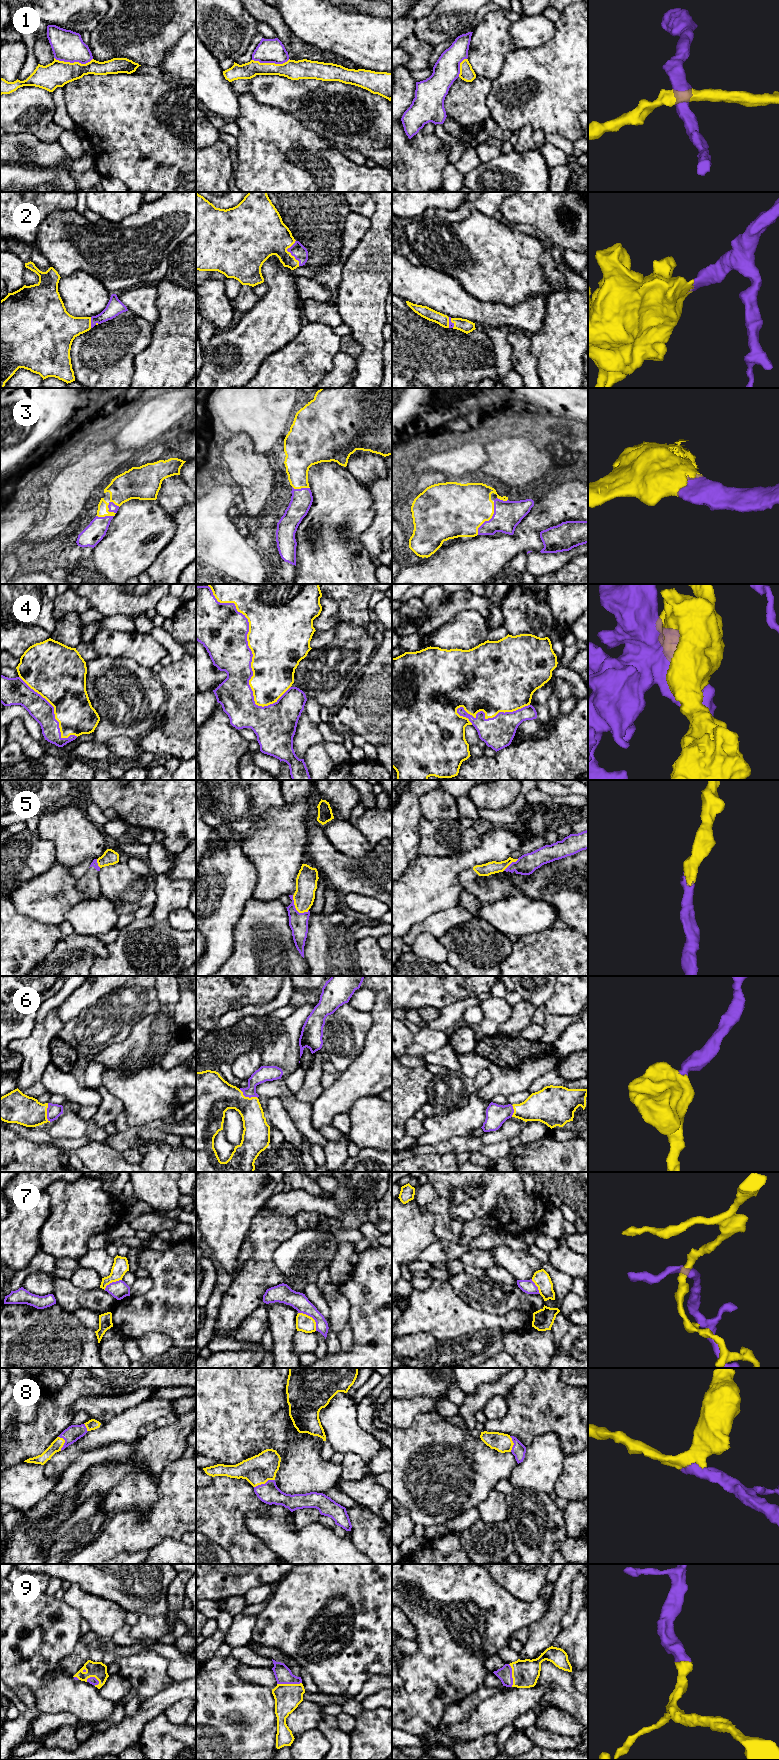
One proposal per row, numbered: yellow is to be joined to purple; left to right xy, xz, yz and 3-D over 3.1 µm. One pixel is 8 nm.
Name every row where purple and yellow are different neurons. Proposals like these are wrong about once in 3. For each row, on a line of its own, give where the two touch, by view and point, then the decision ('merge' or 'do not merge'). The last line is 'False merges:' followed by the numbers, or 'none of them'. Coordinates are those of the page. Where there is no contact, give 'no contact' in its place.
1: meets purple in xy at (73, 62); do not merge
2: meets purple in xz at (290, 252); merge
3: meets purple in yz at (490, 519); merge
4: meets purple in xz at (249, 648); do not merge
5: meets purple in xz at (295, 908); merge
6: meets purple in xz at (248, 1096); merge
7: meets purple in xz at (311, 1316); do not merge
8: meets purple in xz at (265, 1483); merge
9: meets purple in xz at (289, 1683); merge
False merges: 1, 4, 7

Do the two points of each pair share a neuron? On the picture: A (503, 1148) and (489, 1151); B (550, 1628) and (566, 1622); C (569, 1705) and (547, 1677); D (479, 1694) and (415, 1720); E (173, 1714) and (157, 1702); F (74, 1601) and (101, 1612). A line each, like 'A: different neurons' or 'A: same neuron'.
A: same neuron
B: different neurons
C: same neuron
D: different neurons
E: different neurons
F: same neuron

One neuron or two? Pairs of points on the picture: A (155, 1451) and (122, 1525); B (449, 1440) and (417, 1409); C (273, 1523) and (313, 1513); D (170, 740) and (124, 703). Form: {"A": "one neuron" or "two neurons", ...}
{"A": "two neurons", "B": "two neurons", "C": "two neurons", "D": "two neurons"}

